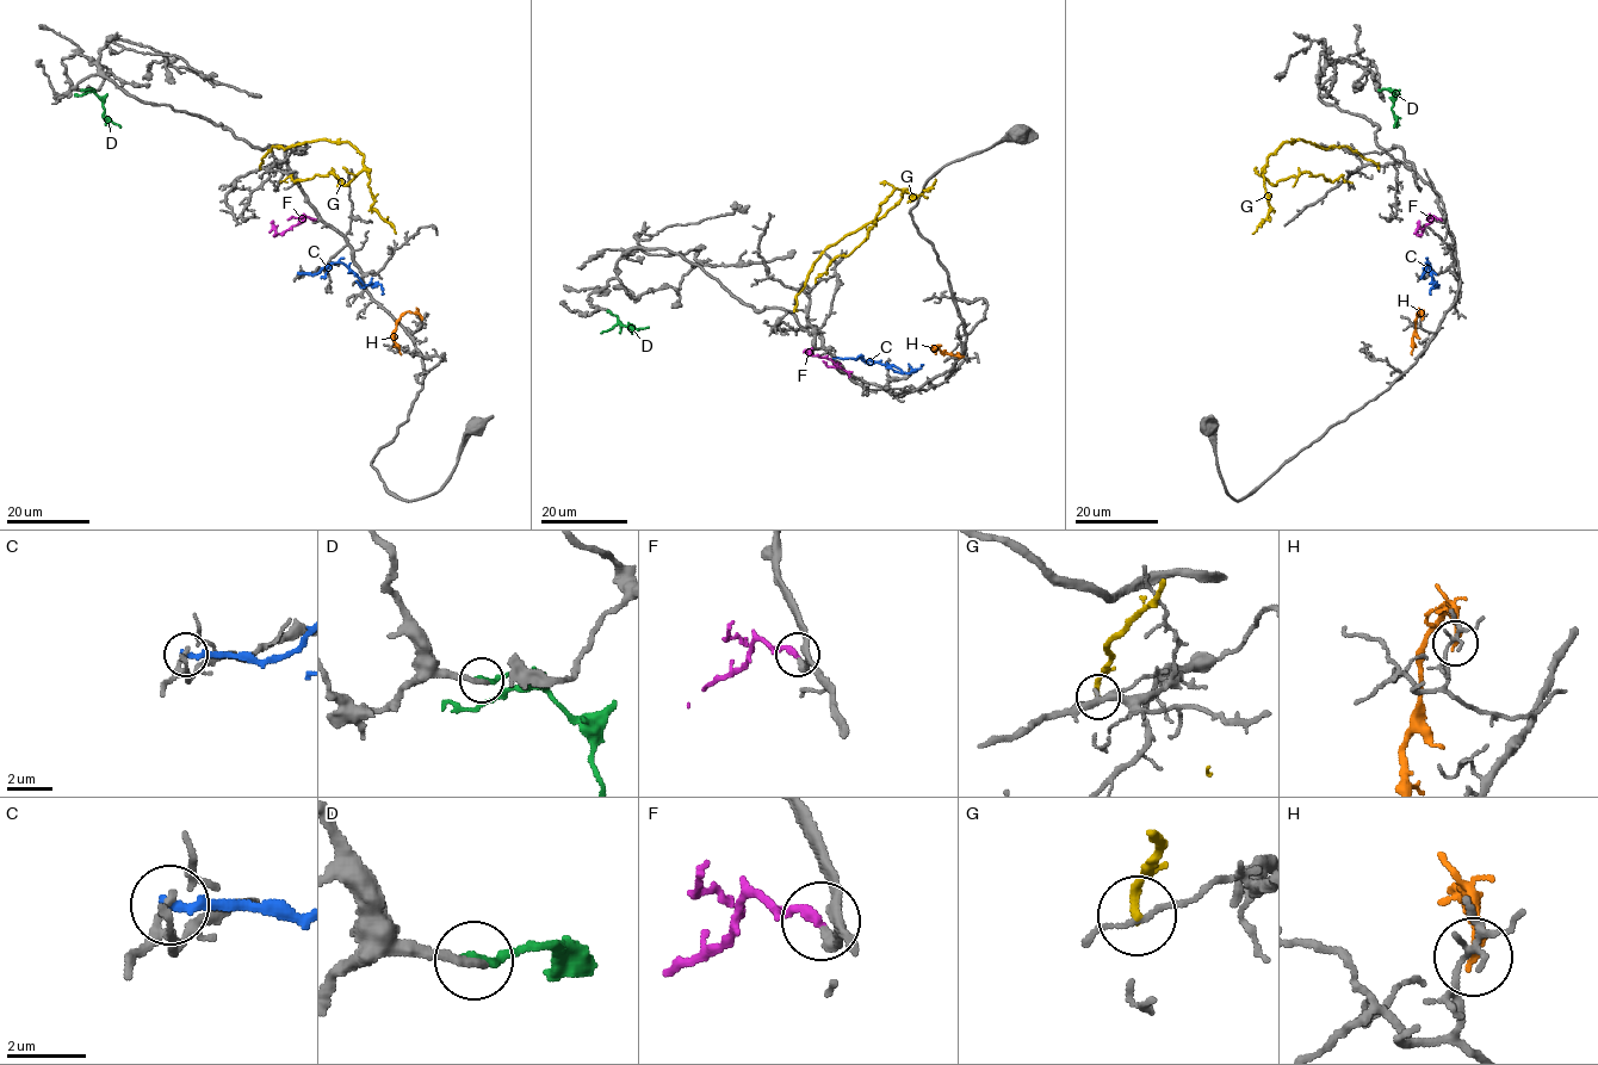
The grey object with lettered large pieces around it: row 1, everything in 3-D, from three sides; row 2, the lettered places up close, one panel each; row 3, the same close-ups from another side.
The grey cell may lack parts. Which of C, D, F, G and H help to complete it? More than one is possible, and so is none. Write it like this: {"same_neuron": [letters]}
{"same_neuron": ["F"]}

